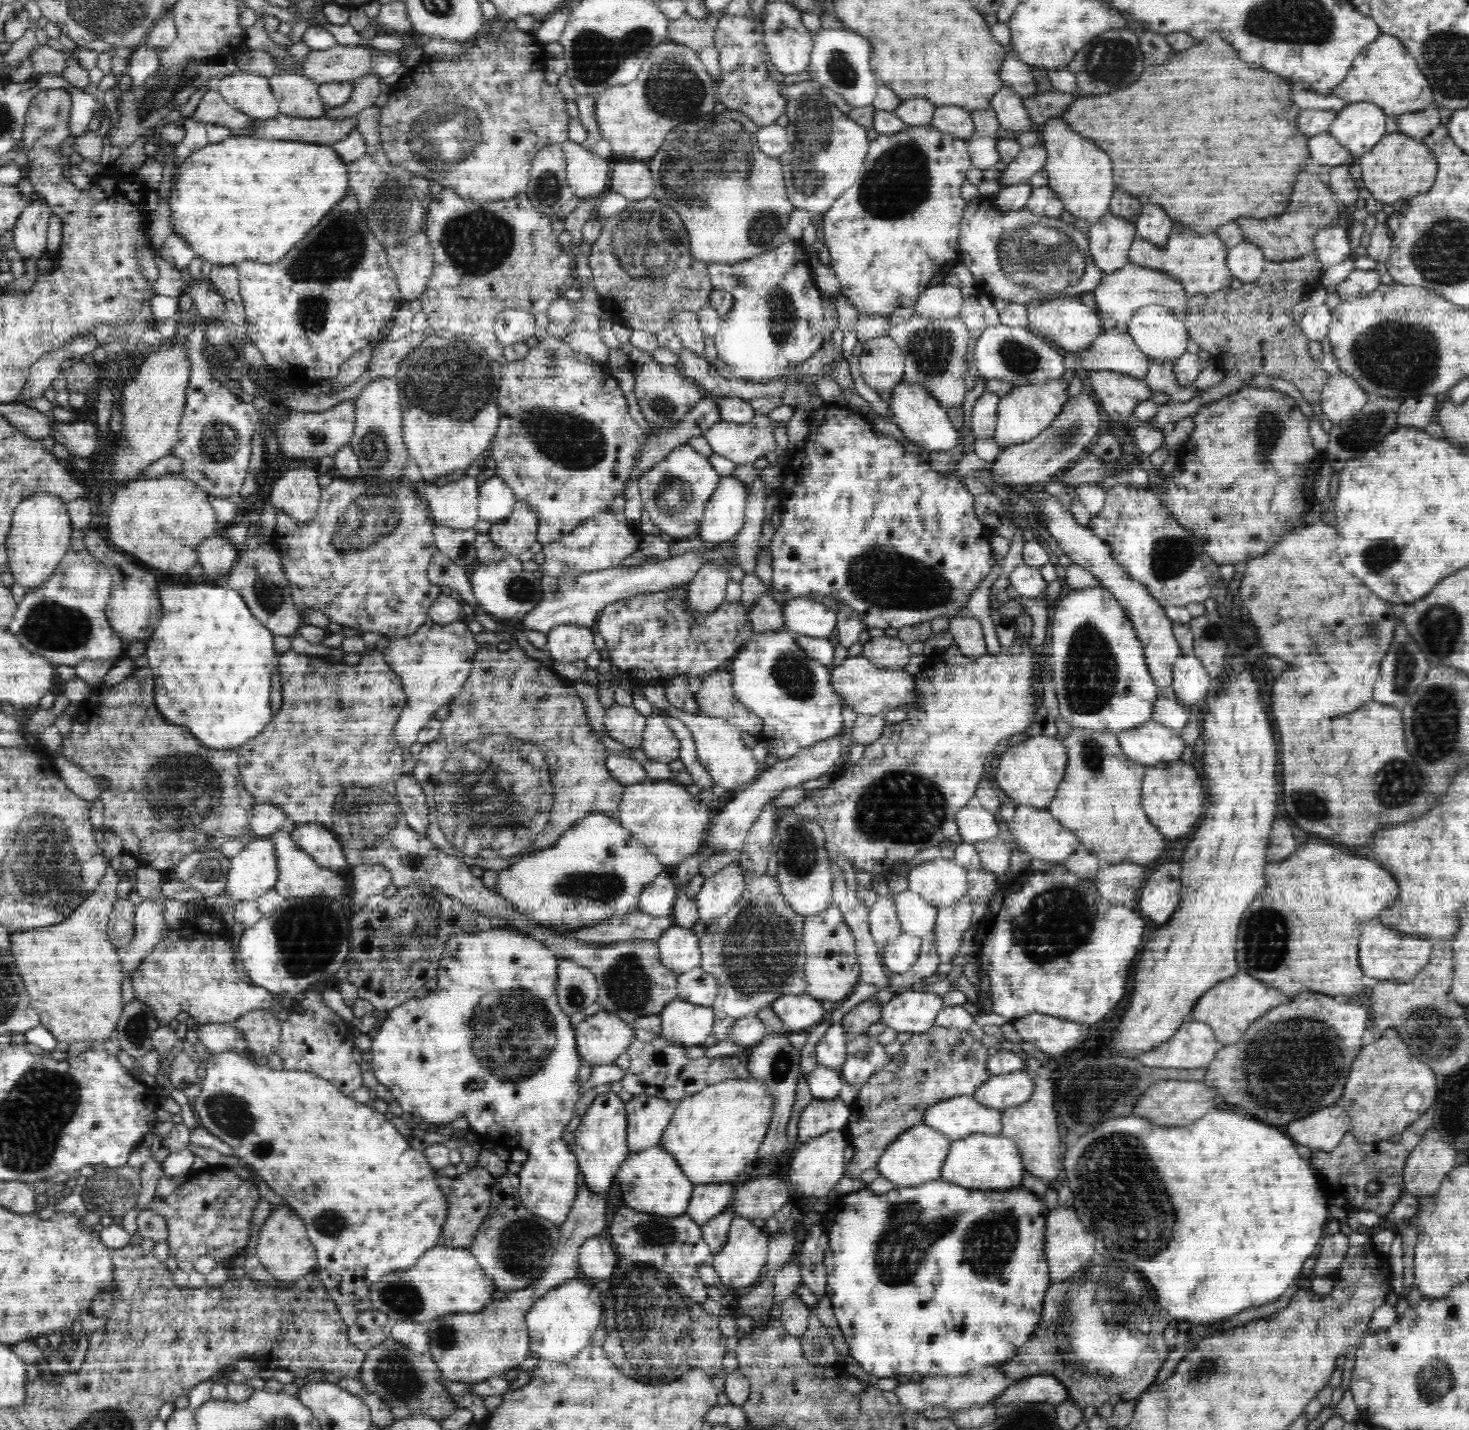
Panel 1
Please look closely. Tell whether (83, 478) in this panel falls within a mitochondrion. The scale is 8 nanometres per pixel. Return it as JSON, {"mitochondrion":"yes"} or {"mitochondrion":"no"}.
{"mitochondrion":"no"}

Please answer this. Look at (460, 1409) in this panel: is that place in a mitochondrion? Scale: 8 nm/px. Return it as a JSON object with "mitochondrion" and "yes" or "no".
{"mitochondrion":"no"}

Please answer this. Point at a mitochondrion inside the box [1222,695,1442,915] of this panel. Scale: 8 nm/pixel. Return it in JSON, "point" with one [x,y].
{"point":[1394,783]}

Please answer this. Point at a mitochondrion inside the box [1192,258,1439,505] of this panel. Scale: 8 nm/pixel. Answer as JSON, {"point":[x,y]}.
{"point":[1268,426]}

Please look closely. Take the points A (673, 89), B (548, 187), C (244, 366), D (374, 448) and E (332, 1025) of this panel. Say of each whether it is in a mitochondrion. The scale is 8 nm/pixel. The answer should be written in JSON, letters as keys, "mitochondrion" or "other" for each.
{"A":"mitochondrion","B":"mitochondrion","C":"other","D":"mitochondrion","E":"other"}

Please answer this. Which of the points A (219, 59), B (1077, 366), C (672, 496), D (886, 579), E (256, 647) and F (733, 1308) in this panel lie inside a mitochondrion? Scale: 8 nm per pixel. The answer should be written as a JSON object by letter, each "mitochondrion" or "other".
{"A":"other","B":"other","C":"mitochondrion","D":"mitochondrion","E":"other","F":"other"}

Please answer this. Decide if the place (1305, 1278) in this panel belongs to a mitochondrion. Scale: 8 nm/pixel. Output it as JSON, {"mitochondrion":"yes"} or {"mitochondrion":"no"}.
{"mitochondrion":"no"}

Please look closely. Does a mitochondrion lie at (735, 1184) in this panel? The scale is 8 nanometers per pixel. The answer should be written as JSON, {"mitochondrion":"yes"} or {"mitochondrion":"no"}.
{"mitochondrion":"no"}

